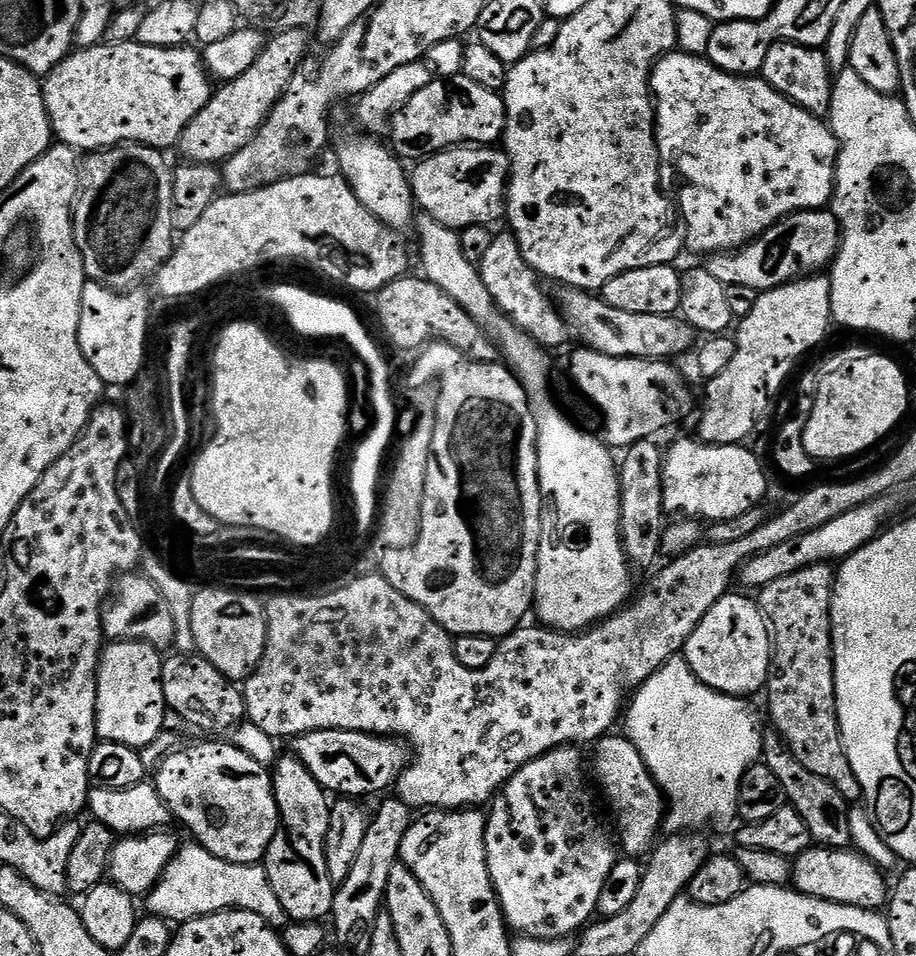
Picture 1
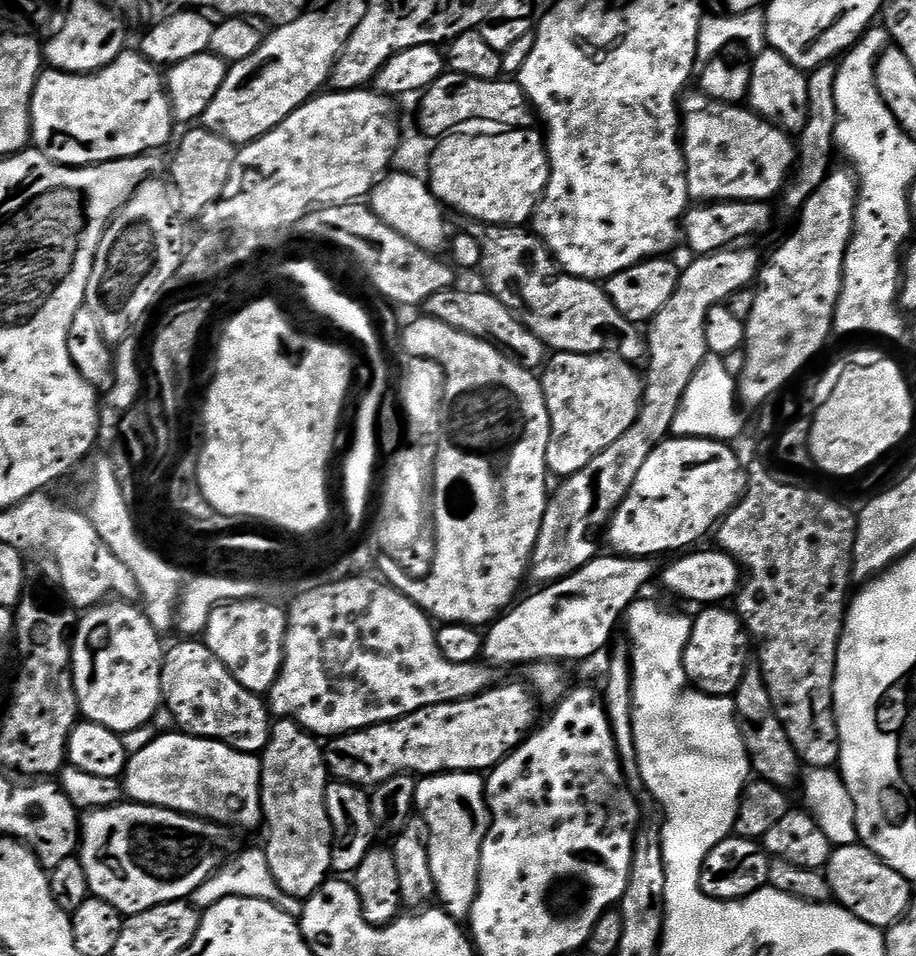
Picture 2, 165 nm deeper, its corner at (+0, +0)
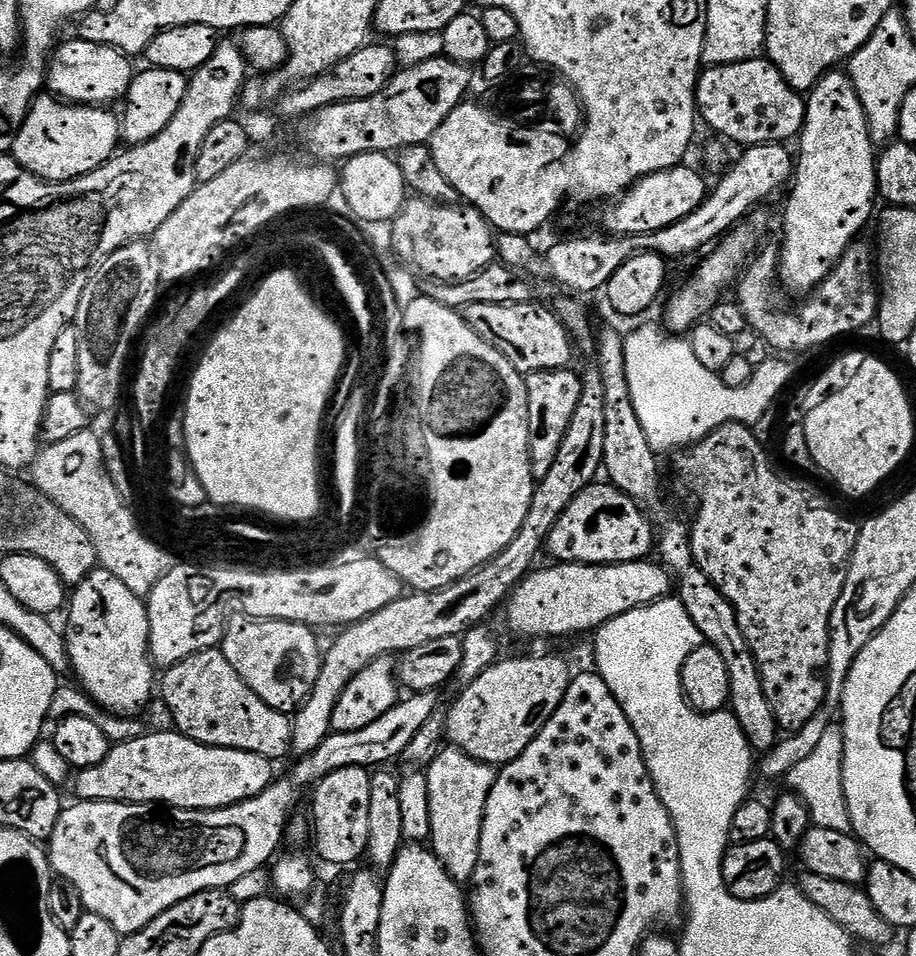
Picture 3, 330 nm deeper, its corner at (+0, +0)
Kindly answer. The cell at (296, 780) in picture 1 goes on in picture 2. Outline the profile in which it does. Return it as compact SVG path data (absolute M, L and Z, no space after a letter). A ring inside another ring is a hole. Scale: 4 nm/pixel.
M277 719L272 725L272 736L268 740L268 745L263 750L260 762L260 797L262 798L262 806L264 807L262 820L266 828L268 824L268 844L266 844L266 851L269 858L270 874L273 875L274 879L277 880L278 886L288 896L307 898L314 895L324 885L324 881L329 879L332 872L332 827L330 826L330 814L326 806L326 790L329 783L330 773L327 764L324 762L324 748L321 741L313 736L312 733L304 731L304 727L294 720Z

